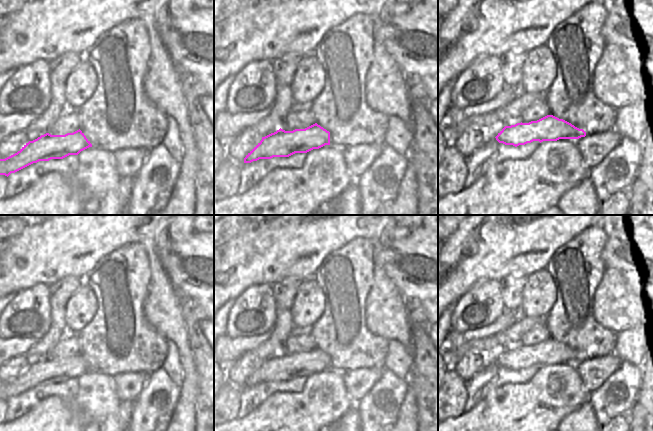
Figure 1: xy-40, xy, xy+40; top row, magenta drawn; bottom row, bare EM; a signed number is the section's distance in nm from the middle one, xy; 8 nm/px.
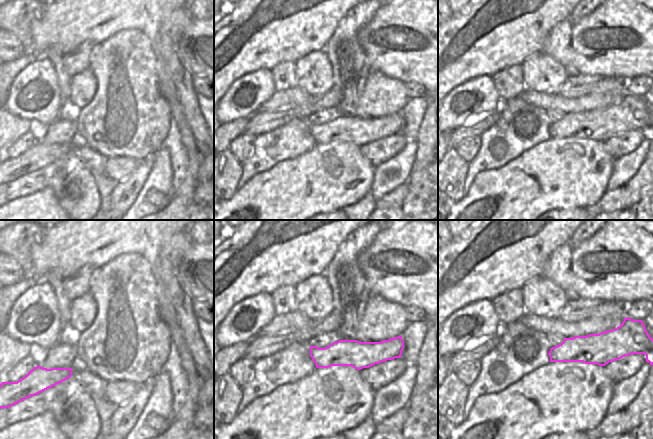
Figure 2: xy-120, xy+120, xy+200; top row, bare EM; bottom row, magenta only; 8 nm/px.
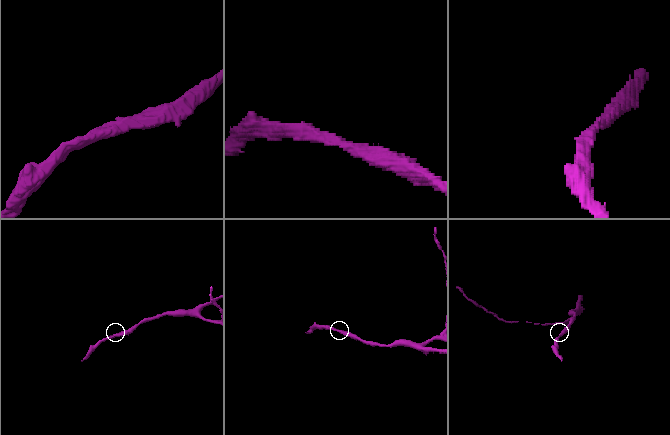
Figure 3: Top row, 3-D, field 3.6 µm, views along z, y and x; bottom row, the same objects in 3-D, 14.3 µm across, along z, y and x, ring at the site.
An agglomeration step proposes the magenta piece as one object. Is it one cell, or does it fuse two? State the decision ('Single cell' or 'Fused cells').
Single cell.

